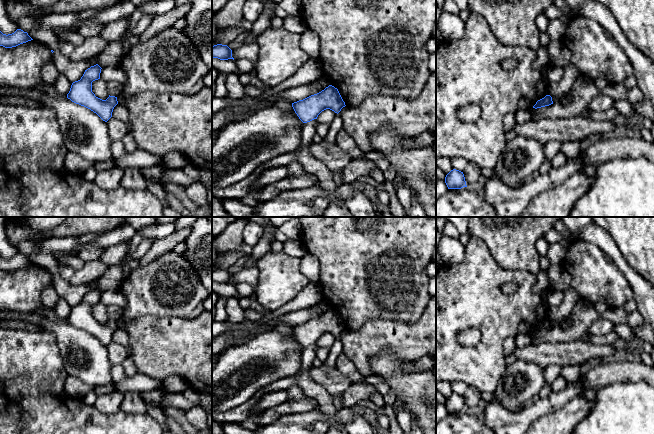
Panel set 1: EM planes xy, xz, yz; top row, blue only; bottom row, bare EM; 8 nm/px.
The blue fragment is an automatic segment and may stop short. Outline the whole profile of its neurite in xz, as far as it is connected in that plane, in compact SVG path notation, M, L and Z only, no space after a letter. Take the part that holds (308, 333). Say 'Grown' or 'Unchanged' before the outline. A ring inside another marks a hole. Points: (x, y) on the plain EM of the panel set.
Unchanged. M332 309L317 318L292 327L295 337L303 347L317 343L318 339L326 333L338 338L345 330L338 313Z

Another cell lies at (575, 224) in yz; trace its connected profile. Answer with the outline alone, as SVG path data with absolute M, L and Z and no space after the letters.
M560 217L560 219L571 233L578 233L593 222L592 217Z

